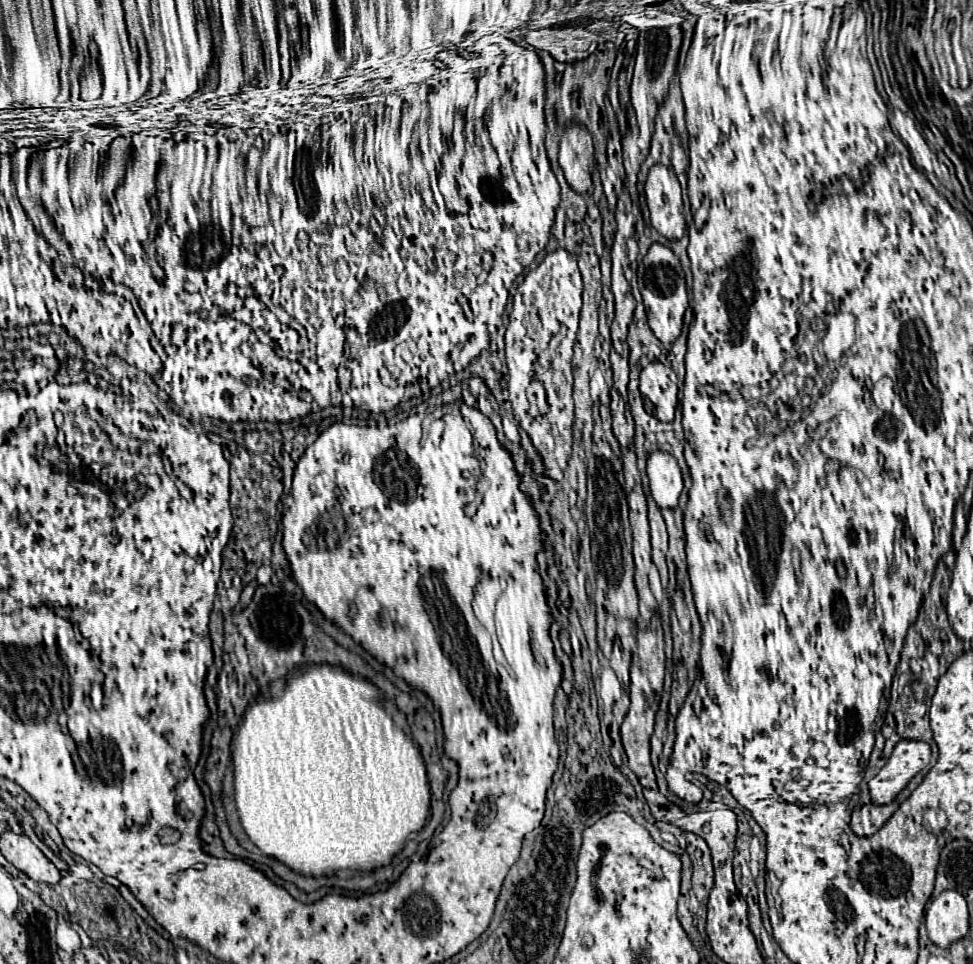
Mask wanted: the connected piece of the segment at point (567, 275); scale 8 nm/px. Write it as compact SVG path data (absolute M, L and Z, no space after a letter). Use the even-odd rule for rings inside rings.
M556 249L552 251L550 255L544 257L544 261L536 267L536 271L530 271L524 281L518 285L516 289L516 295L514 295L514 309L510 313L510 325L506 329L506 363L508 363L508 391L510 391L510 403L514 407L514 417L518 419L520 427L530 435L534 447L538 449L538 453L542 455L544 459L544 465L546 465L546 475L552 477L552 479L562 479L562 473L566 469L566 461L570 457L570 451L572 451L572 423L574 423L574 403L572 403L572 345L576 341L576 331L578 331L578 315L580 315L580 307L582 307L582 277L580 277L580 269L578 269L578 263L576 263L576 257L566 251L566 249ZM532 383L538 383L542 389L544 389L544 397L546 397L546 405L538 407L538 411L532 409L530 405L530 399L528 399L528 389Z

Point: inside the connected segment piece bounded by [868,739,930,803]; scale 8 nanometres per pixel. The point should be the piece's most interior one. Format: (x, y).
(909, 756)

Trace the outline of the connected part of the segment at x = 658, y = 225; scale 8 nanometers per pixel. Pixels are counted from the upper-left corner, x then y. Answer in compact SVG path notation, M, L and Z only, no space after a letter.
M654 165L644 183L646 201L650 209L650 223L662 237L682 239L686 221L682 213L680 183L672 169Z

